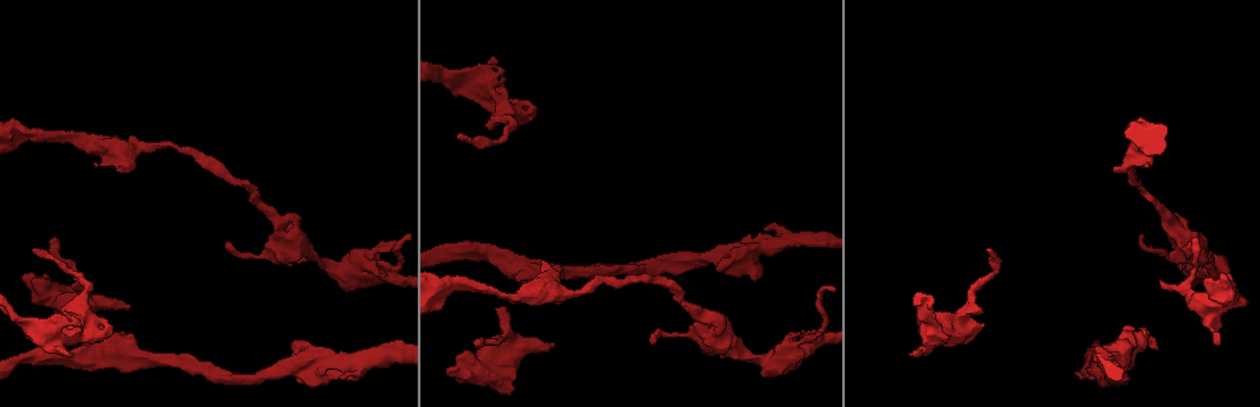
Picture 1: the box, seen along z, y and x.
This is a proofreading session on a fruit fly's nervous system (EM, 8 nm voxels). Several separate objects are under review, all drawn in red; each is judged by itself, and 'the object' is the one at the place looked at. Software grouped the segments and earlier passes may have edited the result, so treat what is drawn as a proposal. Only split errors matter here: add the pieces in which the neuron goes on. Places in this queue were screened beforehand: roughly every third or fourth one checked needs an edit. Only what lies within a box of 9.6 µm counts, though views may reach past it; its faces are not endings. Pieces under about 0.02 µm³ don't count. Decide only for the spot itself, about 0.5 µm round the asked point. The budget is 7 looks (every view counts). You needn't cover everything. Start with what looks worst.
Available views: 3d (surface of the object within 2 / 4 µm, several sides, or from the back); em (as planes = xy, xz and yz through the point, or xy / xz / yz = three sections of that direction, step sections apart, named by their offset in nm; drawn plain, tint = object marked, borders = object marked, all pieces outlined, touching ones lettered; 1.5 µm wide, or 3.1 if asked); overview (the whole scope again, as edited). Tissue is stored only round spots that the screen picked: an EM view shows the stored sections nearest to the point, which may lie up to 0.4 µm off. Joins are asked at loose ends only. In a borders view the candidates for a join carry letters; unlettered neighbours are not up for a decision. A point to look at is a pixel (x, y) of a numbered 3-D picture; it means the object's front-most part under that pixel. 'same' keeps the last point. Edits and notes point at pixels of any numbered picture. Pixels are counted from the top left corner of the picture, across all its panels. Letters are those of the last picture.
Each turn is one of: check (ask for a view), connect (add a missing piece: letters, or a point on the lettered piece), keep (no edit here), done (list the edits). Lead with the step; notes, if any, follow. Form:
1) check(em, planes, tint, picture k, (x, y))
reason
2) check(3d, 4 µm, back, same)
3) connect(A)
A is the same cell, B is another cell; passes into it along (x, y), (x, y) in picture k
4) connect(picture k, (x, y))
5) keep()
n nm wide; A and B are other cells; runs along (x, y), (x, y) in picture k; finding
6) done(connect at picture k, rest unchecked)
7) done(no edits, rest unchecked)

check(3d, 2 µm, picture 1, (1162, 282))
an open end

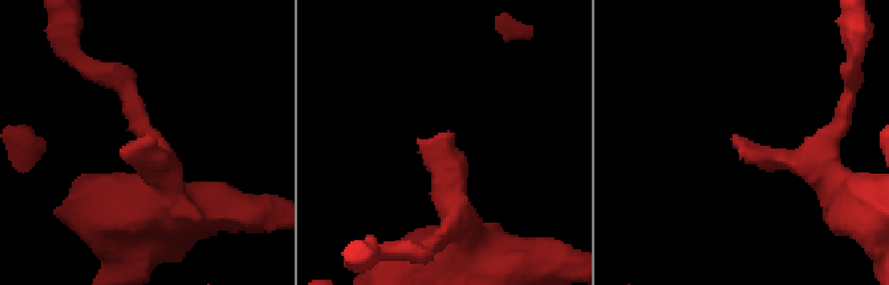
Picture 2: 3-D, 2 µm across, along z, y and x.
check(em, yz, step 4, borders, picture 2, (744, 146))

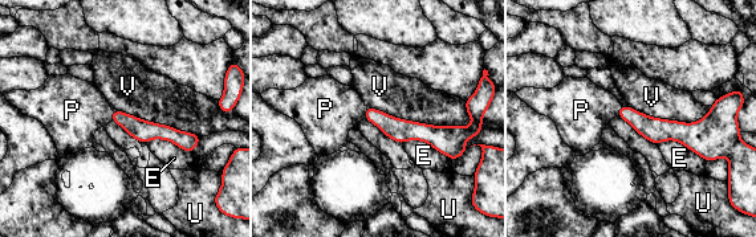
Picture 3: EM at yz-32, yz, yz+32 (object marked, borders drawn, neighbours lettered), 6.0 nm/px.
check(em, planes, borders, same)
another direction

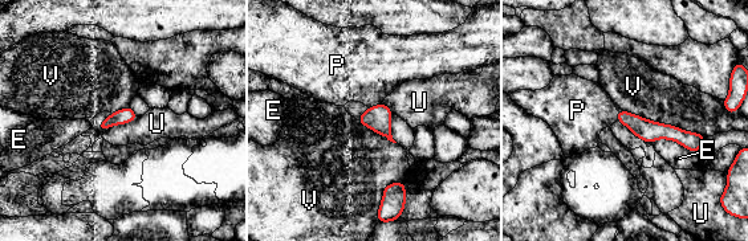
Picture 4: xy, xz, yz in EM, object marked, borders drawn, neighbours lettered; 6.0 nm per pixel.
connect(P)
P is the same cell, E, U and V are other cells; the neuron continues

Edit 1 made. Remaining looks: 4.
check(overview)
redraw

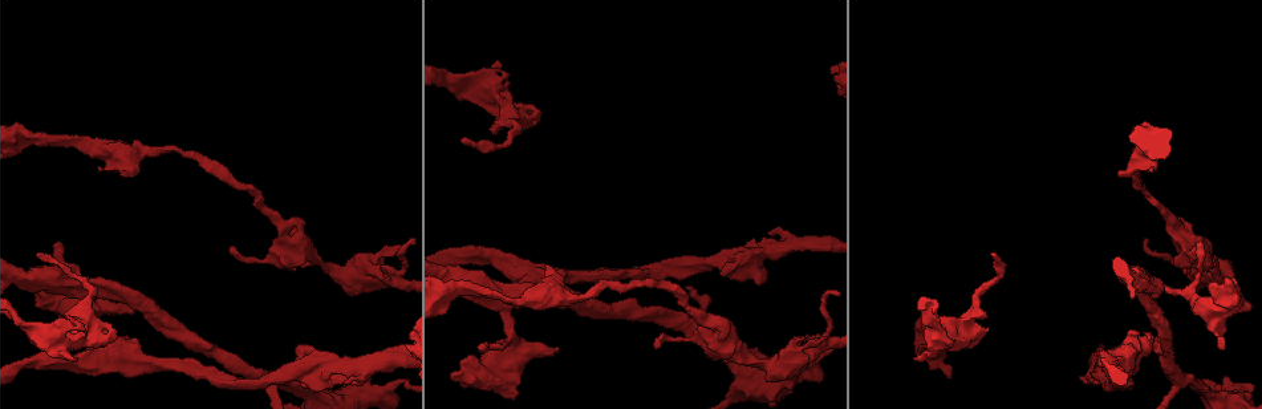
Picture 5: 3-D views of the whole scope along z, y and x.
check(em, yz, step 8, tint, picture 5, (824, 339))
branch stops here

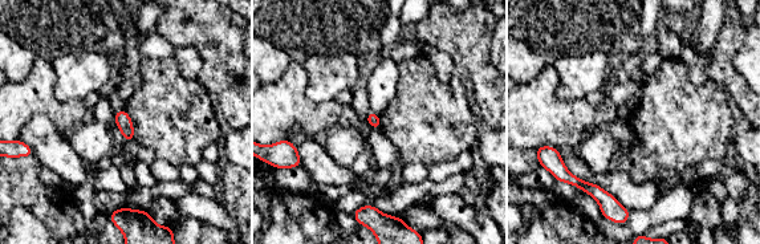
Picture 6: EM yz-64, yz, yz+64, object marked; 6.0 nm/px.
check(em, planes, borders, same)

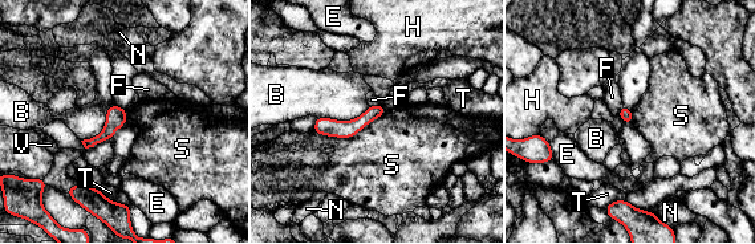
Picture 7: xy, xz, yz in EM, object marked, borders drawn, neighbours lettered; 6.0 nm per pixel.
keep()
B, E, F, H, N, S, T and V are other cells; border along (386, 112), (350, 137), (312, 130) in picture 7; none of them fits

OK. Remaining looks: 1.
check(em, planes, borders, picture 5, (121, 174))
stops while still wide

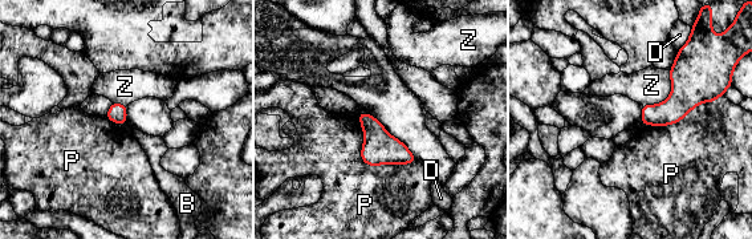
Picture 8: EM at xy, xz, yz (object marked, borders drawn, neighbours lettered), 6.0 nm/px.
keep()
P touches over 460 nm; B, D, P and Z are other cells; border along (357, 116), (364, 162), (417, 161) in picture 8; none of them fits

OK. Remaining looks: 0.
done(connect at picture 4, rest unchecked)

